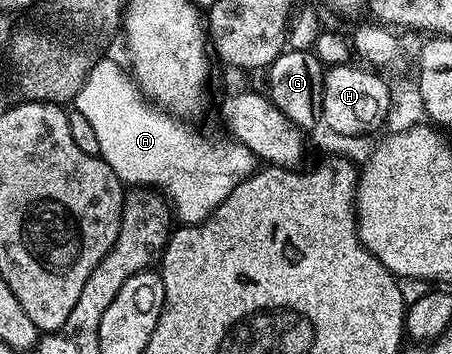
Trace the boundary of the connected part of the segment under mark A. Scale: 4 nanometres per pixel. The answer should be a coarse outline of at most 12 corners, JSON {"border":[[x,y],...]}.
{"border":[[100,58],[73,101],[124,185],[200,224],[261,161],[148,106]]}

